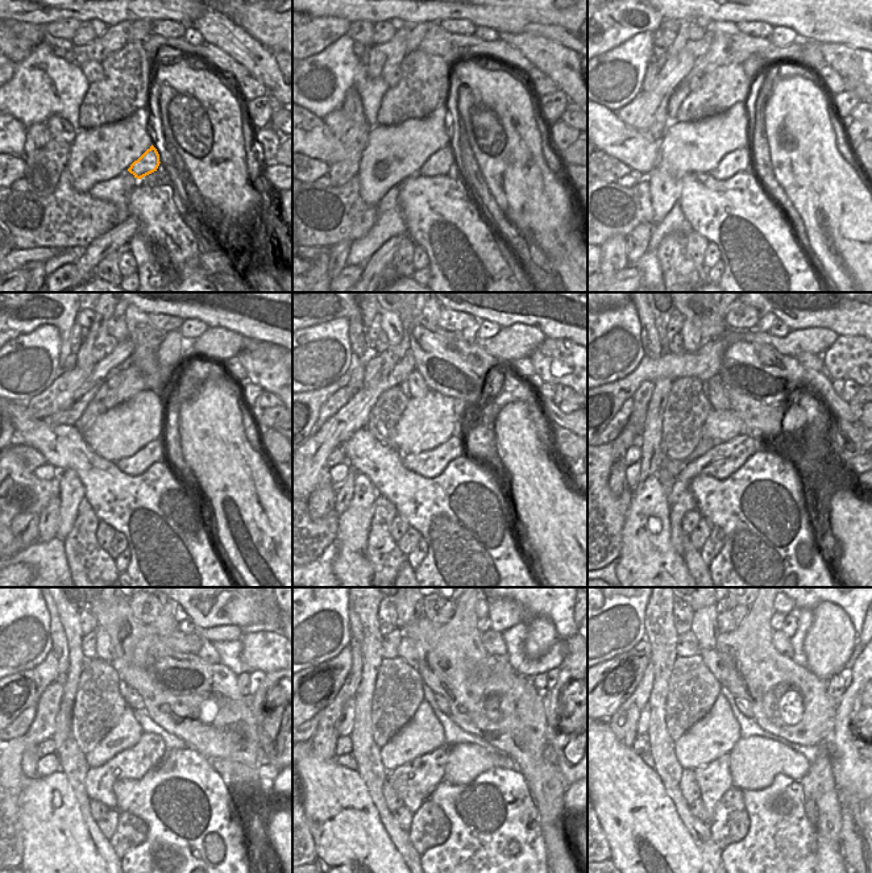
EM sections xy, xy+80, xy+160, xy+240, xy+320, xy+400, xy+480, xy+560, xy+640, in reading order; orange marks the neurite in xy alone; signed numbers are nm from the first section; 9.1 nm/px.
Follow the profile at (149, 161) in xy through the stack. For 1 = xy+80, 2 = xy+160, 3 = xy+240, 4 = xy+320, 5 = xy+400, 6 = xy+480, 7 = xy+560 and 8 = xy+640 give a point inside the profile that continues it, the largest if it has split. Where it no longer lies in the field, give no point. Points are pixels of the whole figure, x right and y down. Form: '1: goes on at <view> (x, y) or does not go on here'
1: goes on at xy+80 (439, 163)
2: goes on at xy+160 (736, 161)
3: goes on at xy+240 (153, 452)
4: goes on at xy+320 (431, 464)
5: goes on at xy+400 (723, 460)
6: goes on at xy+480 (133, 763)
7: goes on at xy+560 (415, 781)
8: goes on at xy+640 (714, 780)

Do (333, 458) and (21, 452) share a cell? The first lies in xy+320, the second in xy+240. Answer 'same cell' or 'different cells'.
same cell

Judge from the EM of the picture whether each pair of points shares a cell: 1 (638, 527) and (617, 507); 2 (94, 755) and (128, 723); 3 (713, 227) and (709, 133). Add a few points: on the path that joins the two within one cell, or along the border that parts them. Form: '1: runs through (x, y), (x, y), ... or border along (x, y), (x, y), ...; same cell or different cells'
1: border along (631, 491), (631, 502), (621, 533), (621, 545); different cells
2: runs through (102, 747), (120, 731); same cell
3: border along (709, 173), (688, 173), (682, 178), (681, 188); different cells

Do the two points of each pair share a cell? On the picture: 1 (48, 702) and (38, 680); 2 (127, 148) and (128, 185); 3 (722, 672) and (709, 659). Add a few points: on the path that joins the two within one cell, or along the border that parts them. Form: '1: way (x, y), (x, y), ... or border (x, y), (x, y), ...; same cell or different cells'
1: border (58, 678), (44, 690), (36, 705); different cells
2: border (127, 169), (112, 178), (98, 182); different cells
3: way (719, 669), (711, 661); same cell

